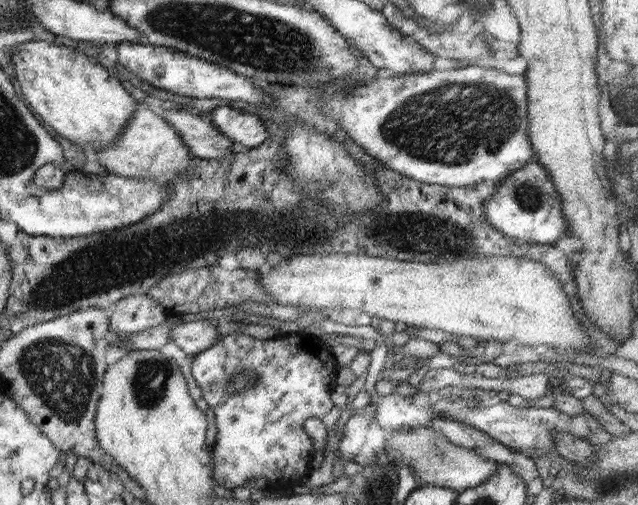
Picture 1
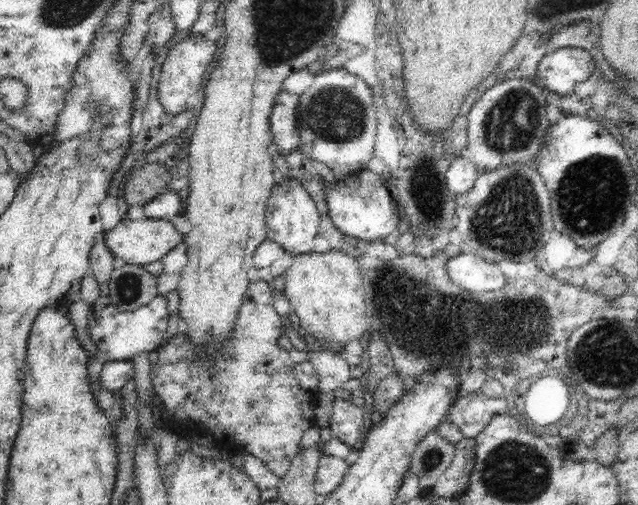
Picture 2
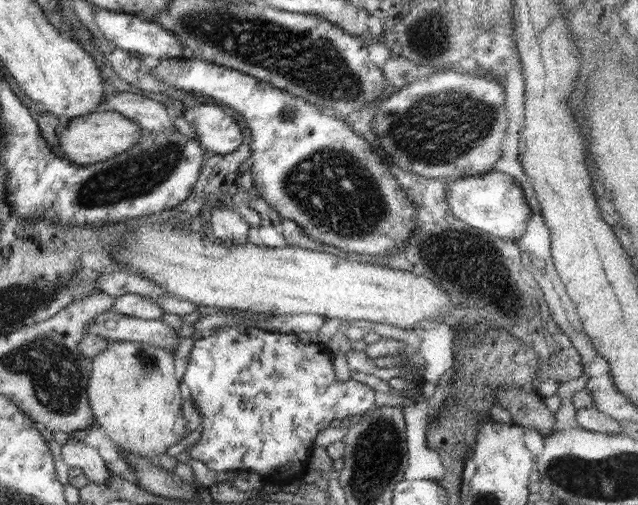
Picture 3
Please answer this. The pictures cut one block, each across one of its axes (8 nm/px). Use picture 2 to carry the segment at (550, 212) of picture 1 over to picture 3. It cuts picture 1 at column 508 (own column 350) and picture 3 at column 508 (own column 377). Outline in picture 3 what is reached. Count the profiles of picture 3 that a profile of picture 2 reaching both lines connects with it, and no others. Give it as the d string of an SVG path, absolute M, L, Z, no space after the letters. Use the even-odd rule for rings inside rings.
M496 170L450 180L446 186L446 199L452 216L464 224L510 241L519 240L526 234L526 226L532 216L526 195L522 194L522 185L514 177Z

